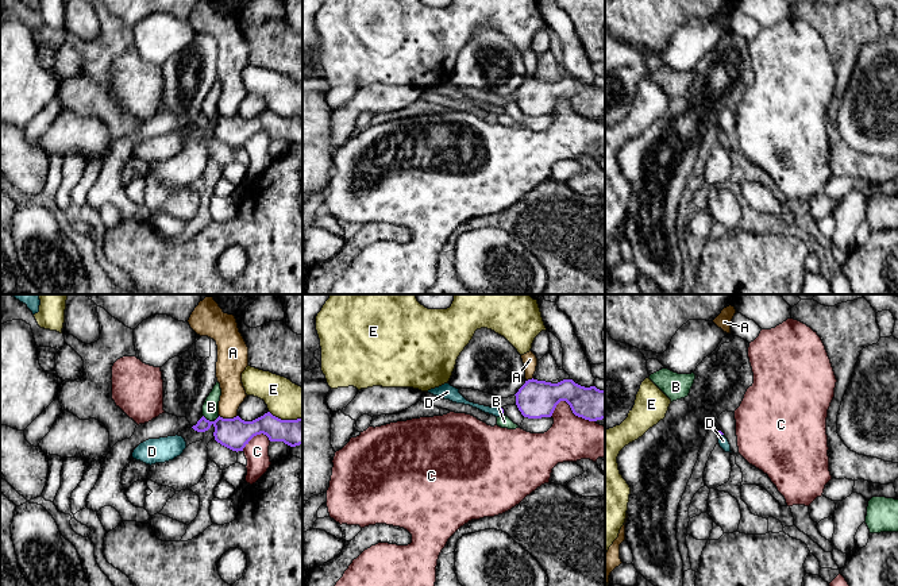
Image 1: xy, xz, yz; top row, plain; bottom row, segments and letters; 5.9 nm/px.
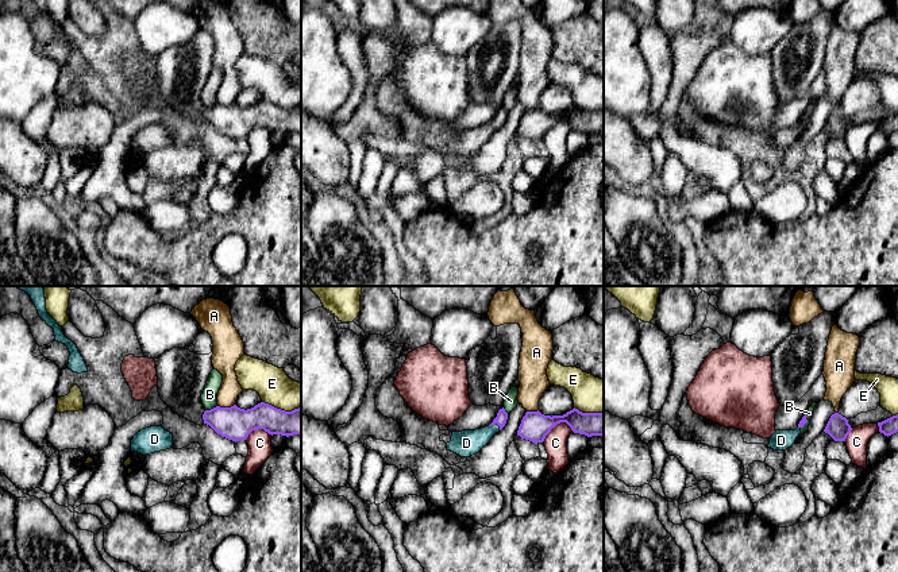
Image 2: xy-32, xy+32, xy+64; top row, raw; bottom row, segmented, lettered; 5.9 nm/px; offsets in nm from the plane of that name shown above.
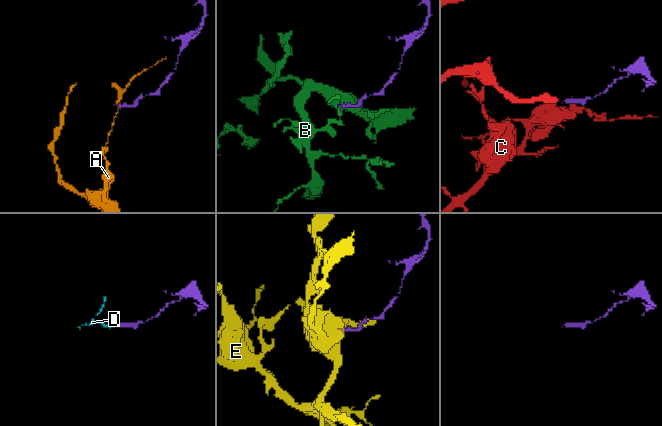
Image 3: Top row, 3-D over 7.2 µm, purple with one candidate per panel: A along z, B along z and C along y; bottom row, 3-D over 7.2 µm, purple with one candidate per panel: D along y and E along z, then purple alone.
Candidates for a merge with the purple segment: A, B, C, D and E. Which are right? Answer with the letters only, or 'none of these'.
D

